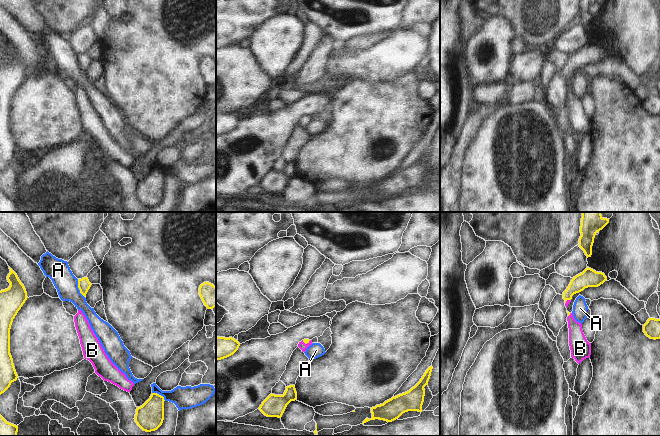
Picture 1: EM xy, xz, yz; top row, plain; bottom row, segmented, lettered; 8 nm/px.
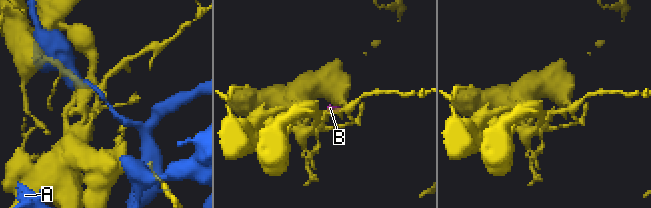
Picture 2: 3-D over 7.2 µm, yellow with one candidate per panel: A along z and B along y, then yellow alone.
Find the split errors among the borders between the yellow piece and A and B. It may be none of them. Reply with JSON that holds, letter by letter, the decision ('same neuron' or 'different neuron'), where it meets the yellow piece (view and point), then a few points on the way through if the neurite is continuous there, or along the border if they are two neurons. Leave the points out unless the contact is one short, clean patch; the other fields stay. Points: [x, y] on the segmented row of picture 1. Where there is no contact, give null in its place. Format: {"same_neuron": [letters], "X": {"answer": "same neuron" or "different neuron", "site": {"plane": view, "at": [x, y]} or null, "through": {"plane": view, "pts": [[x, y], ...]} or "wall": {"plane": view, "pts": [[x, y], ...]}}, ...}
{"same_neuron": ["B"], "A": {"answer": "different neuron", "site": {"plane": "xy", "at": [78, 287]}}, "B": {"answer": "same neuron", "site": {"plane": "xz", "at": [306, 343]}, "through": {"plane": "xz", "pts": [[305, 341], [306, 343], [301, 345]]}}}

